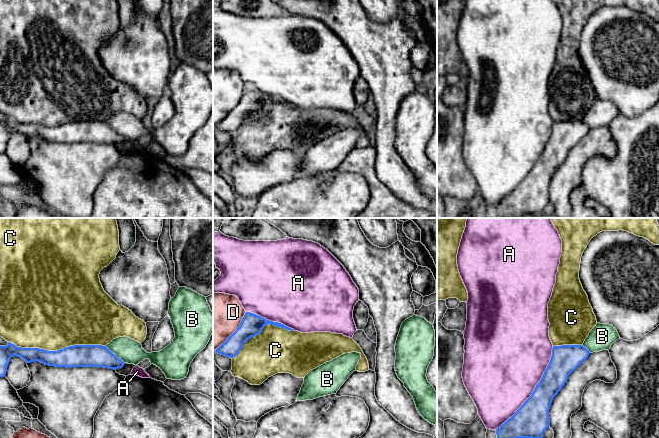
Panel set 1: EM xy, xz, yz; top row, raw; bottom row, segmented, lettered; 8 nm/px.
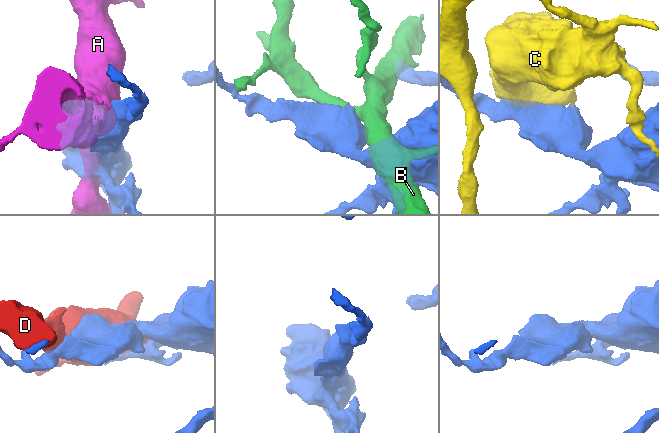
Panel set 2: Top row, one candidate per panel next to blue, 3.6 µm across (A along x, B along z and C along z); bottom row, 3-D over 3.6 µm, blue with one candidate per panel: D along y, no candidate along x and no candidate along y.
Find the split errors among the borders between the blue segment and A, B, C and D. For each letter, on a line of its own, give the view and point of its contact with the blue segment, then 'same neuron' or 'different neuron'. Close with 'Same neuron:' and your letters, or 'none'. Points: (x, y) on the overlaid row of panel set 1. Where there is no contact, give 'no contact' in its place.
A: meets blue in yz at (534, 389); different neuron
B: meets blue in xy at (114, 354); different neuron
C: meets blue in xy at (58, 350); same neuron
D: meets blue in xz at (235, 331); different neuron
Same neuron: C

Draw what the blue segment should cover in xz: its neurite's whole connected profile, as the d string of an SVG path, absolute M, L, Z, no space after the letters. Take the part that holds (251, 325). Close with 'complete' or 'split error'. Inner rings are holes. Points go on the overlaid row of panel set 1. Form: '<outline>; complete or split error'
M246 312L236 331L232 333L227 340L215 350L215 352L230 358L235 357L246 341L251 337L259 335L267 324L294 331L281 323L272 322L259 315Z; complete

